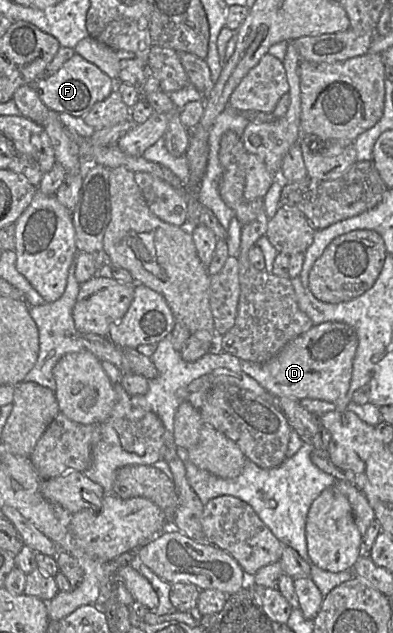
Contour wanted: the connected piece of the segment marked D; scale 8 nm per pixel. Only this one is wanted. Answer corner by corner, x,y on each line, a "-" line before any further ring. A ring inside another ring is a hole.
323,322
290,340
268,361
242,361
241,369
276,397
335,403
347,394
350,387
357,346
358,338
351,326
342,322

